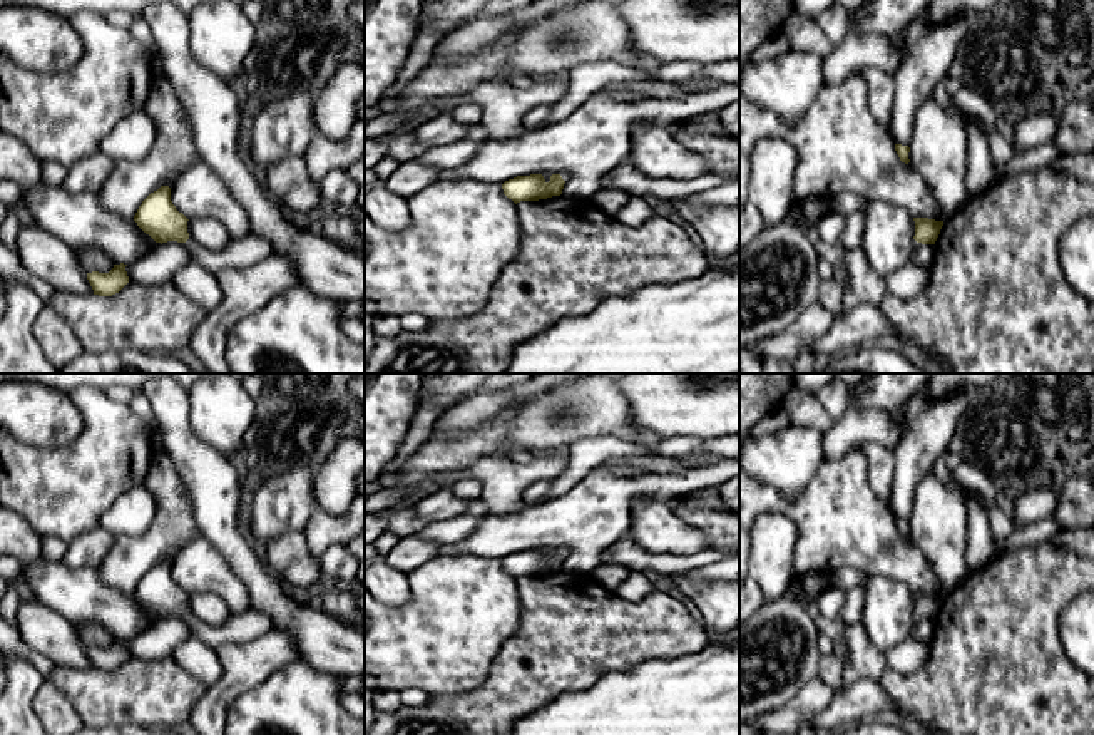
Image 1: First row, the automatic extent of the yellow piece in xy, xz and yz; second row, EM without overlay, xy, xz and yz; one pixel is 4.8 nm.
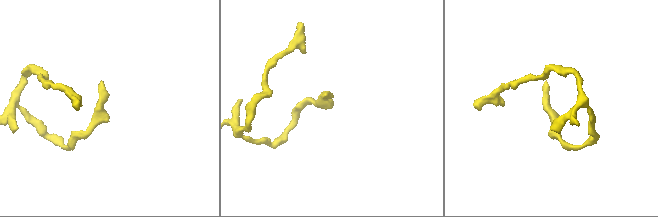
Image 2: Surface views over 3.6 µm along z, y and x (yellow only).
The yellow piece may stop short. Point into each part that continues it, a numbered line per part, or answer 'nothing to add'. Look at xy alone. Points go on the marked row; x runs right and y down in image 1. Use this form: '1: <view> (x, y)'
1: xy (251, 248)

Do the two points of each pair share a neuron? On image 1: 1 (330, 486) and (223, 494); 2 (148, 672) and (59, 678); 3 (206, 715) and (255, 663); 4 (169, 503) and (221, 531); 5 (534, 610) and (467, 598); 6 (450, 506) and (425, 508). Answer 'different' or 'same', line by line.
1: different
2: same
3: same
4: different
5: different
6: same

